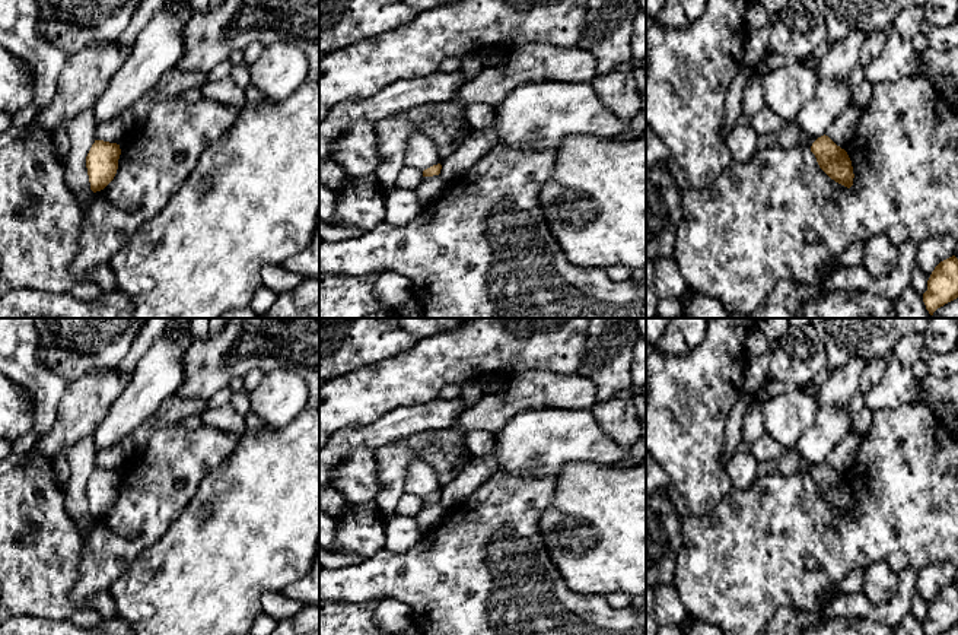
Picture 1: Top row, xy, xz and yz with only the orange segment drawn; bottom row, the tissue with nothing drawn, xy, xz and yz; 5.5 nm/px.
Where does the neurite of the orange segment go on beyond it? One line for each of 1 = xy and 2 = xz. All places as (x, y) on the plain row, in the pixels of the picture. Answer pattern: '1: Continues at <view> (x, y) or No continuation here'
1: No continuation here
2: No continuation here

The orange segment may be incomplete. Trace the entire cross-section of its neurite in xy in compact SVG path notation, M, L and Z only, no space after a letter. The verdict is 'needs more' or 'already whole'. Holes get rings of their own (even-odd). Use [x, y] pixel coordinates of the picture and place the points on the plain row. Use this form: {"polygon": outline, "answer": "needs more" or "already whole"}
{"polygon": "M95 467L86 483L86 495L93 520L104 517L114 507L120 482L120 472Z", "answer": "already whole"}

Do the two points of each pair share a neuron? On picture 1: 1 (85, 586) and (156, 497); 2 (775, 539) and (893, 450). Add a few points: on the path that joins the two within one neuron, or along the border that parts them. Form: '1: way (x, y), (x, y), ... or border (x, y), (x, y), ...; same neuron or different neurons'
1: way (101, 564), (110, 548), (137, 518); same neuron
2: way (814, 539), (844, 539), (893, 489); same neuron

